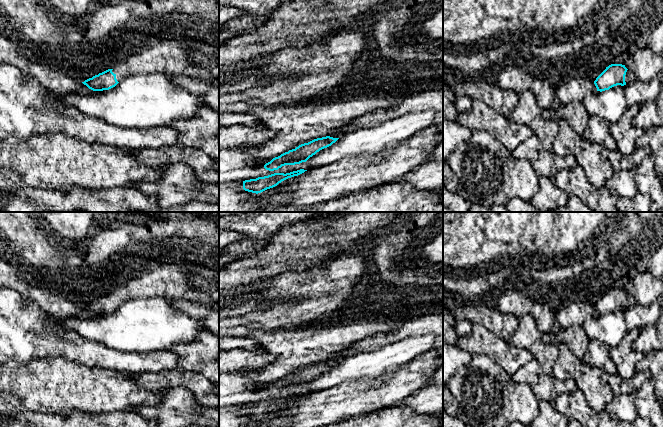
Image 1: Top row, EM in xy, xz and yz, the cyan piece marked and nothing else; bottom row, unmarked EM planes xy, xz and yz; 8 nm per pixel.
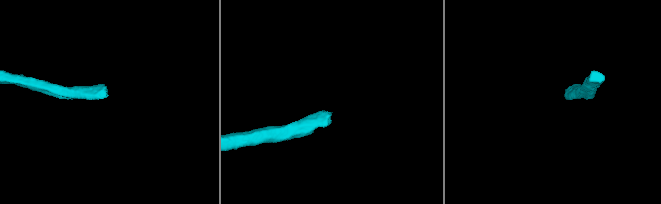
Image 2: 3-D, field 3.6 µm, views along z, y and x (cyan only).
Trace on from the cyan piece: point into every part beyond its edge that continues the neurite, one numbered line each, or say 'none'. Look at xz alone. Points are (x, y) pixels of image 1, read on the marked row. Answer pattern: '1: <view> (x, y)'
1: xz (432, 100)

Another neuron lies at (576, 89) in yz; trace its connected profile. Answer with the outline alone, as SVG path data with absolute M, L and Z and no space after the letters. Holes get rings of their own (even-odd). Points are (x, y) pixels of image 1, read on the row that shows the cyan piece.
M571 79L556 89L556 96L560 99L562 105L573 101L583 101L589 93L597 92L594 82L587 79Z

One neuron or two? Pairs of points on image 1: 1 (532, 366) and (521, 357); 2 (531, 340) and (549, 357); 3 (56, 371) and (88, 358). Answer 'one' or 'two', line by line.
1: two
2: one
3: two

